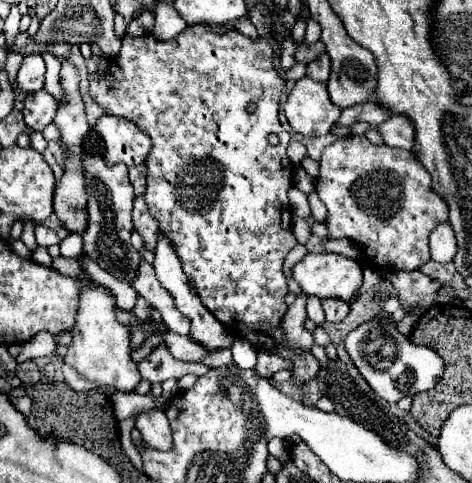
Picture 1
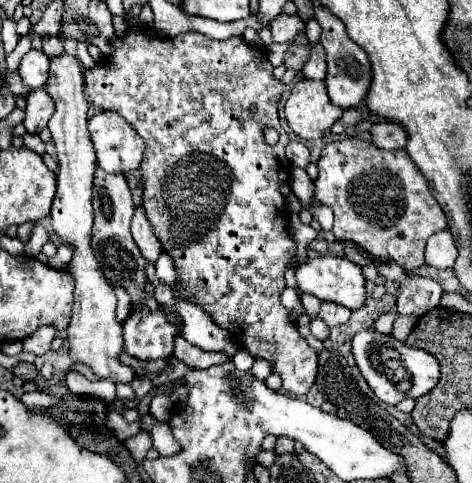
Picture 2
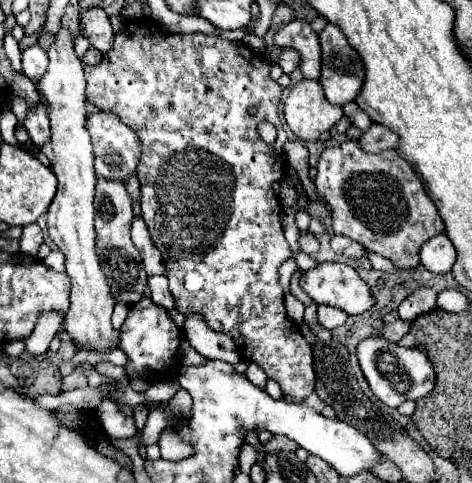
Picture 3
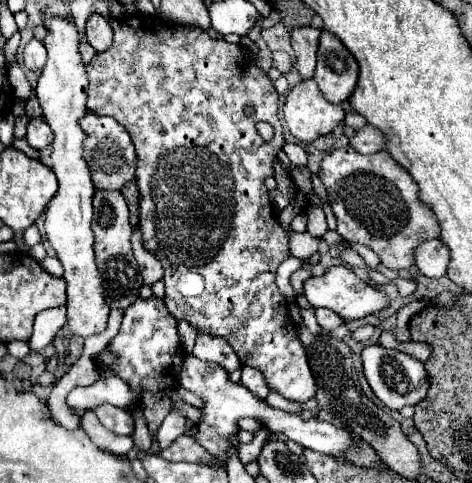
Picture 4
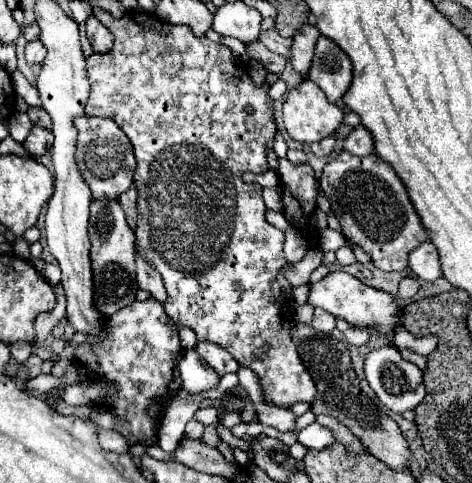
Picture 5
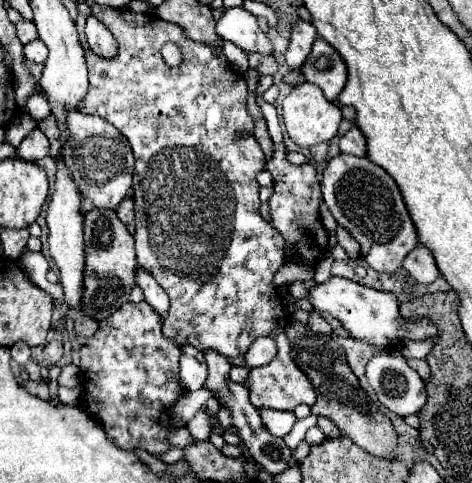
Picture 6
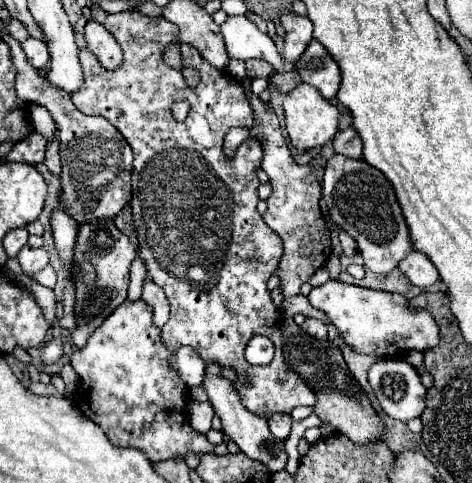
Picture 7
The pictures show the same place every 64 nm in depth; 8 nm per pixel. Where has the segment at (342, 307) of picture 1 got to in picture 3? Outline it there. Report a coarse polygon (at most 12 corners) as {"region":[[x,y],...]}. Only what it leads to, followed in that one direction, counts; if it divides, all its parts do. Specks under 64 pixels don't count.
{"region":[[318,306],[318,322],[334,330],[348,314],[338,308]]}

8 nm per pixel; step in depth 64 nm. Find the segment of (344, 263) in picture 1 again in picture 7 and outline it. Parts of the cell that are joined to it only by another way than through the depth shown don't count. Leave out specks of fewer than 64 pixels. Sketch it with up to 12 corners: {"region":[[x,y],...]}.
{"region":[[338,280],[312,288],[358,354],[404,358],[438,344],[428,310]]}

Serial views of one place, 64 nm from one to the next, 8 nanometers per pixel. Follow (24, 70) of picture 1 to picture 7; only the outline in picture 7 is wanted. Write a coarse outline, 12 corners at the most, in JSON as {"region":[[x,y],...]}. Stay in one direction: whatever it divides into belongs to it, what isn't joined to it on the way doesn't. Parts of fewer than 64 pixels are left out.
{"region":[[26,38],[22,50],[28,62],[42,70],[50,62],[48,46]]}

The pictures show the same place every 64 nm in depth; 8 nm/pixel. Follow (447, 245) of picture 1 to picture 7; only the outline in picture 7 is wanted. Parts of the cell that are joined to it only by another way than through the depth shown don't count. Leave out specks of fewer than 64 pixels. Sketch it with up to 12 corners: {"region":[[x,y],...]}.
{"region":[[410,252],[398,268],[418,288],[438,282],[438,270],[422,252]]}

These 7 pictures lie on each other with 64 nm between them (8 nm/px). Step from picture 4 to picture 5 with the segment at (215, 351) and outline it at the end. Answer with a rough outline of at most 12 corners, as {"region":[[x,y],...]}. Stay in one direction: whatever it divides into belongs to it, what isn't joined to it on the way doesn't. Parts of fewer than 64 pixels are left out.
{"region":[[196,344],[200,356],[222,378],[240,366],[216,344]]}

